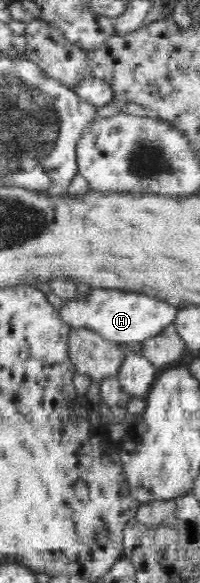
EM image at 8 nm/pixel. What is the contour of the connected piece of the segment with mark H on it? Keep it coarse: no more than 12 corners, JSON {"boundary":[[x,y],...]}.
{"boundary":[[94,286],[66,302],[64,324],[124,346],[173,324],[179,307]]}

